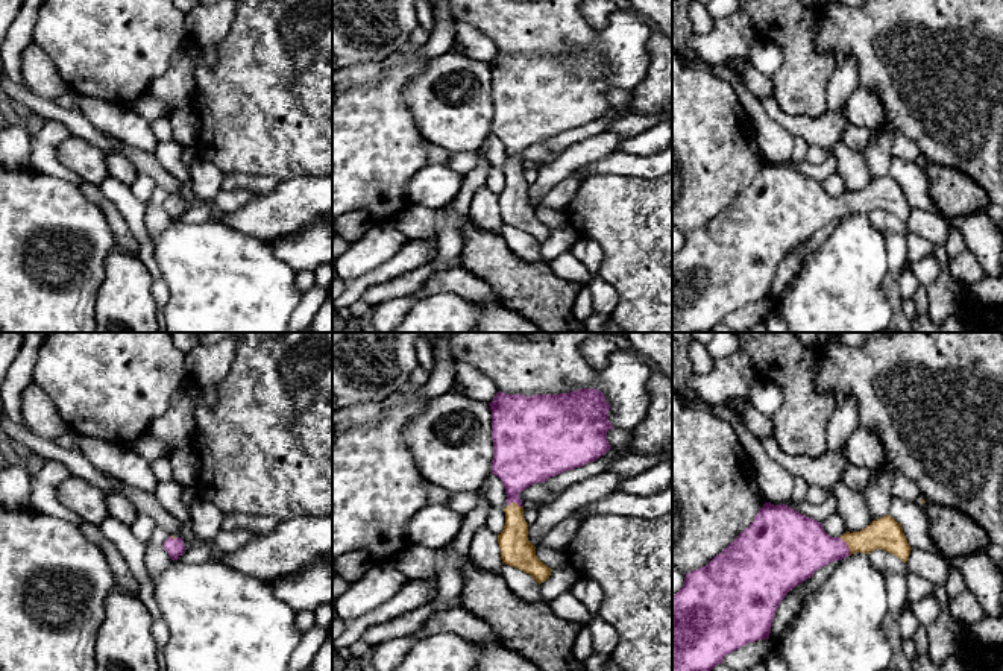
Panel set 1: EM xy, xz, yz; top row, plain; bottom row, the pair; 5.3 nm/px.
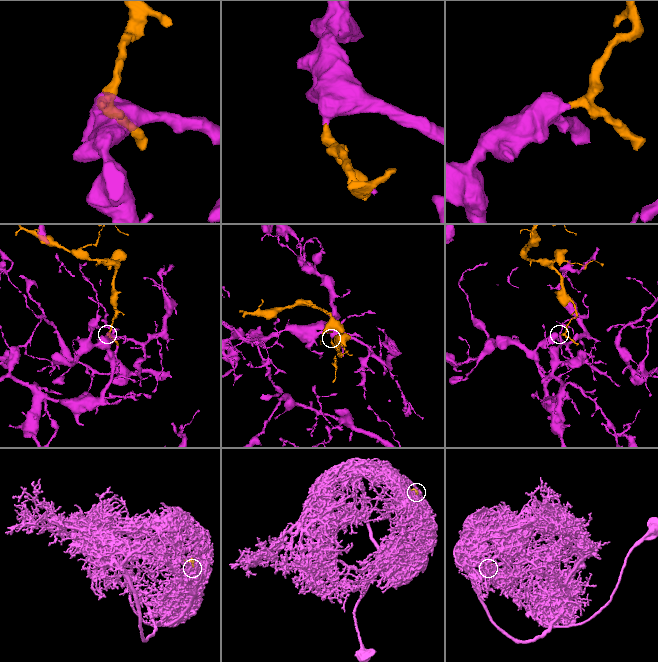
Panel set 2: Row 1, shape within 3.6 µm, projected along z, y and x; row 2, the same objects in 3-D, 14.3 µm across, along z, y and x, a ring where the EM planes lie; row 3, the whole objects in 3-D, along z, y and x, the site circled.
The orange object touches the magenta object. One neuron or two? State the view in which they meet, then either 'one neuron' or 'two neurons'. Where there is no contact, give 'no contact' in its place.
contact in yz; one neuron

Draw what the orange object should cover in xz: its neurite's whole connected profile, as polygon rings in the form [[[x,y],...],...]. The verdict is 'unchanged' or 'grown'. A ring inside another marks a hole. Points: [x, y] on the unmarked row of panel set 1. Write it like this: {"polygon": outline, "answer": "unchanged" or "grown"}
{"polygon": [[[578,49],[560,55],[507,55],[498,52],[489,64],[492,70],[493,120],[492,134],[505,147],[507,167],[504,190],[498,194],[502,223],[530,234],[539,244],[551,235],[551,228],[536,216],[528,200],[520,152],[564,131],[598,120],[612,106],[607,93],[615,88],[608,80],[610,64],[601,50]]], "answer": "grown"}

